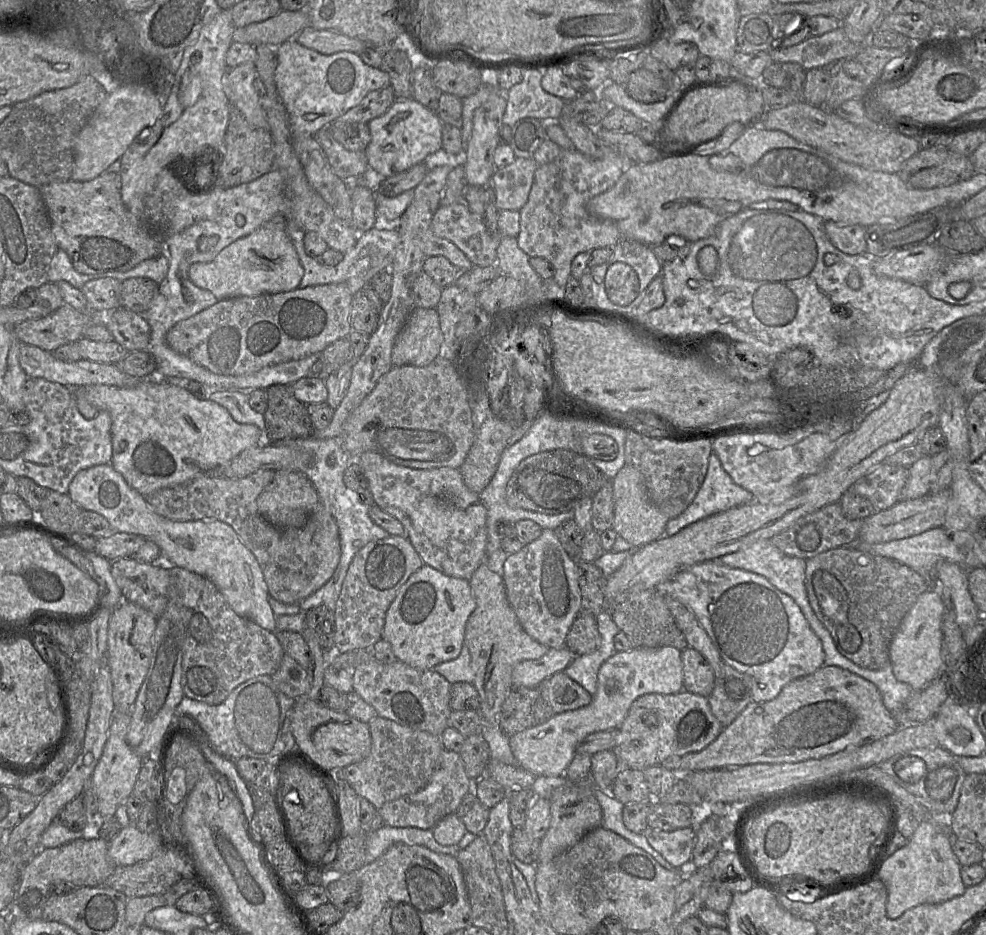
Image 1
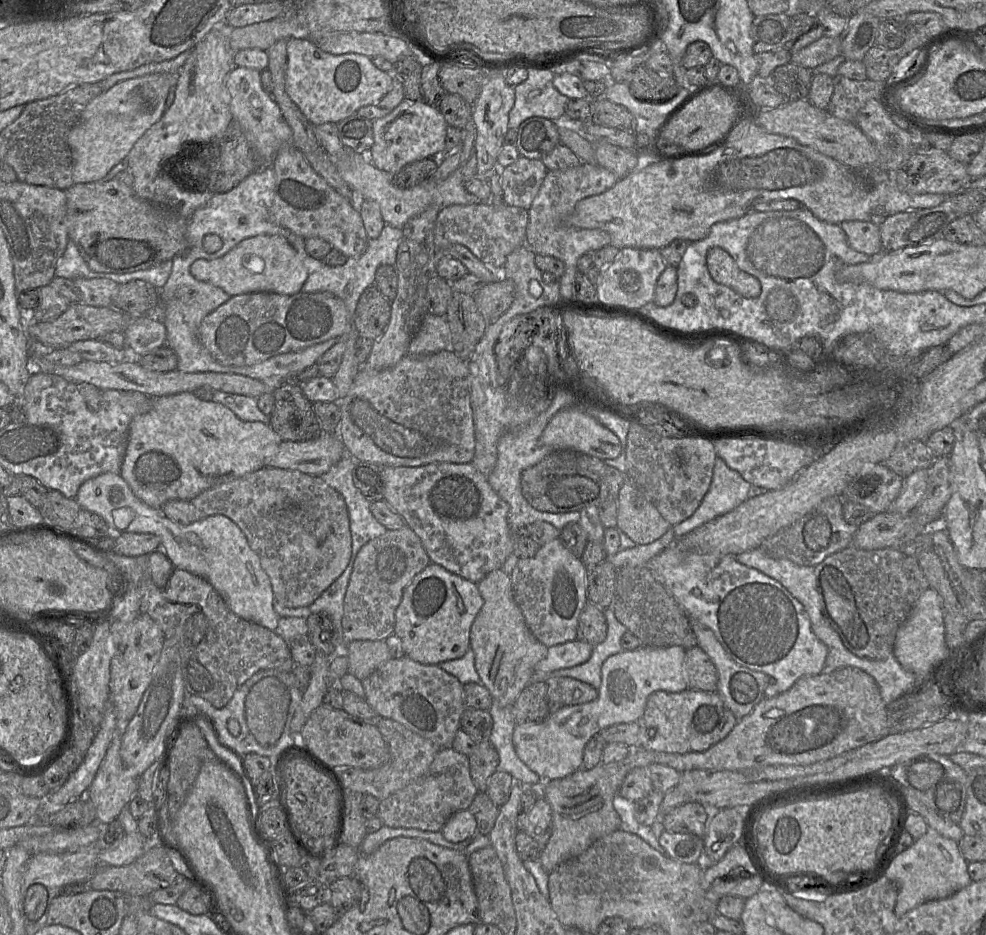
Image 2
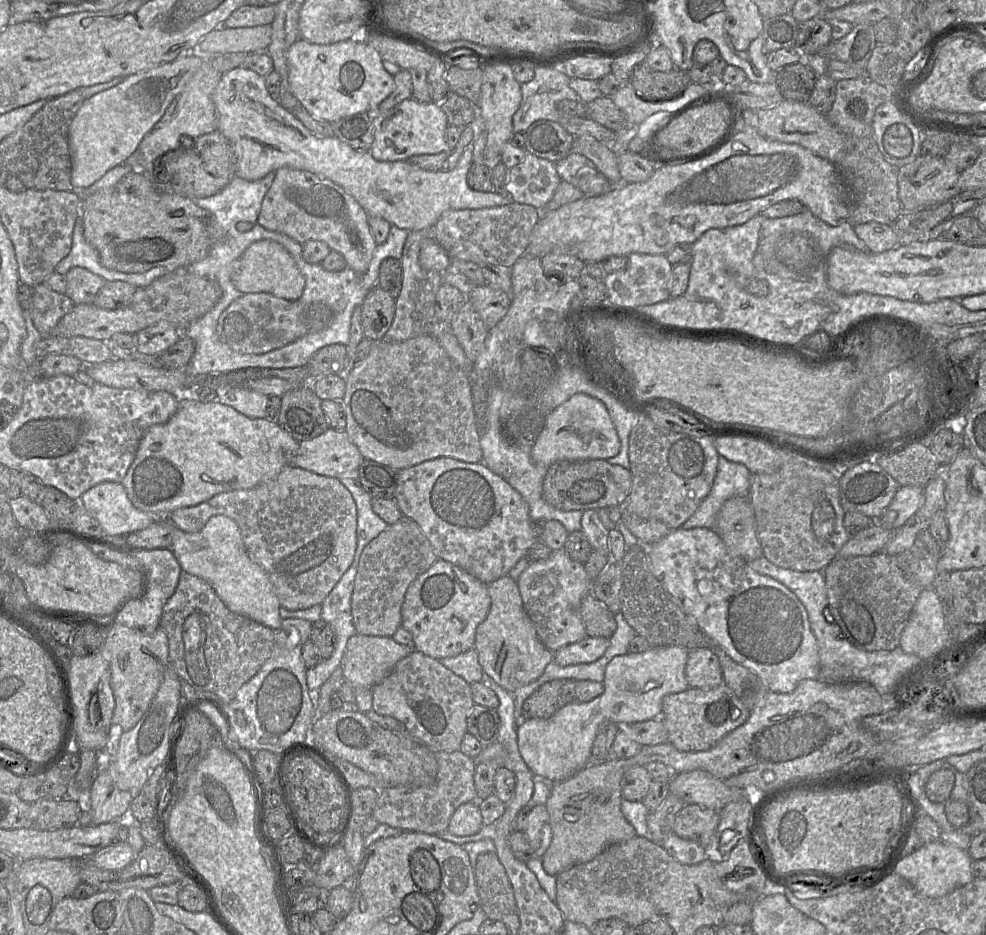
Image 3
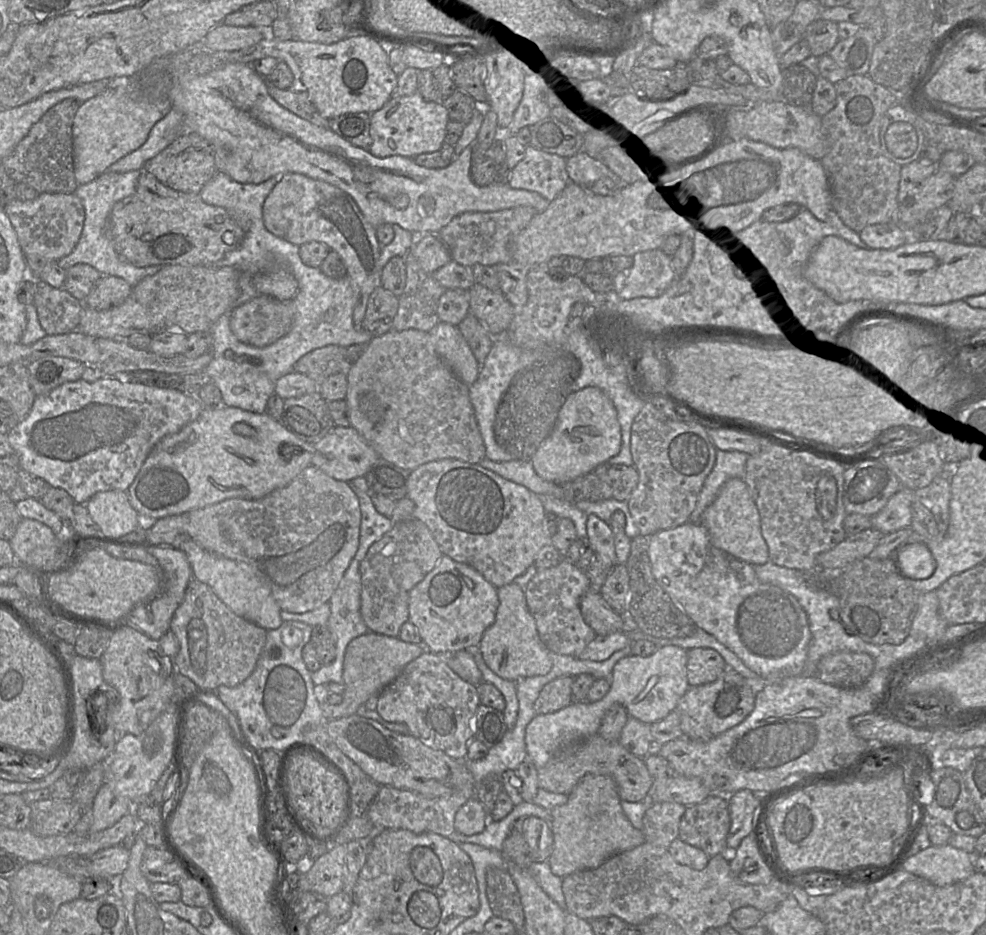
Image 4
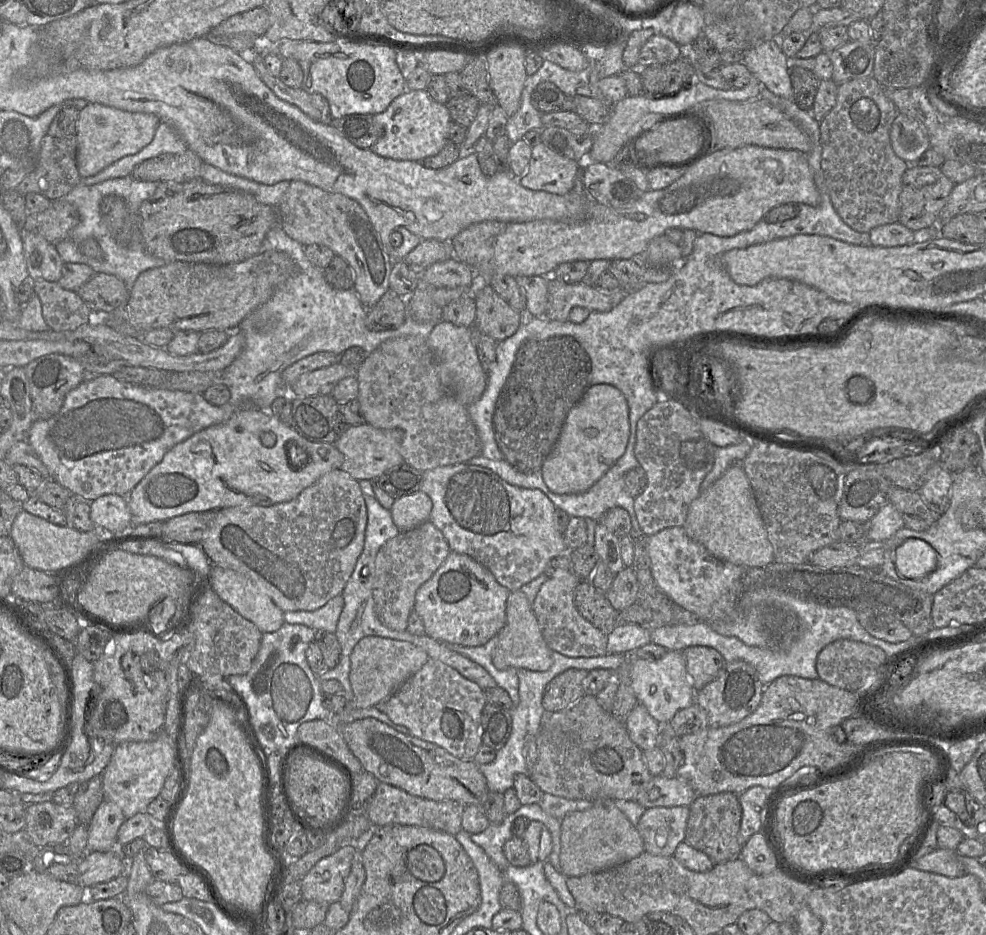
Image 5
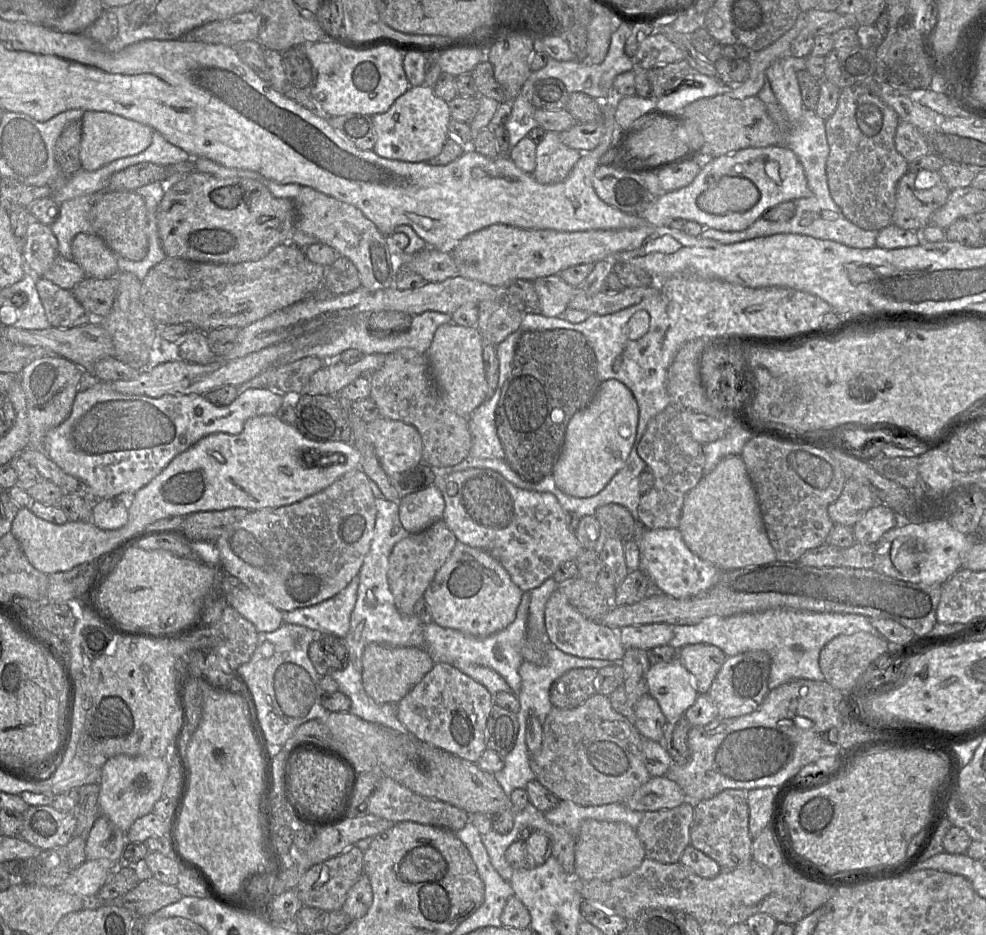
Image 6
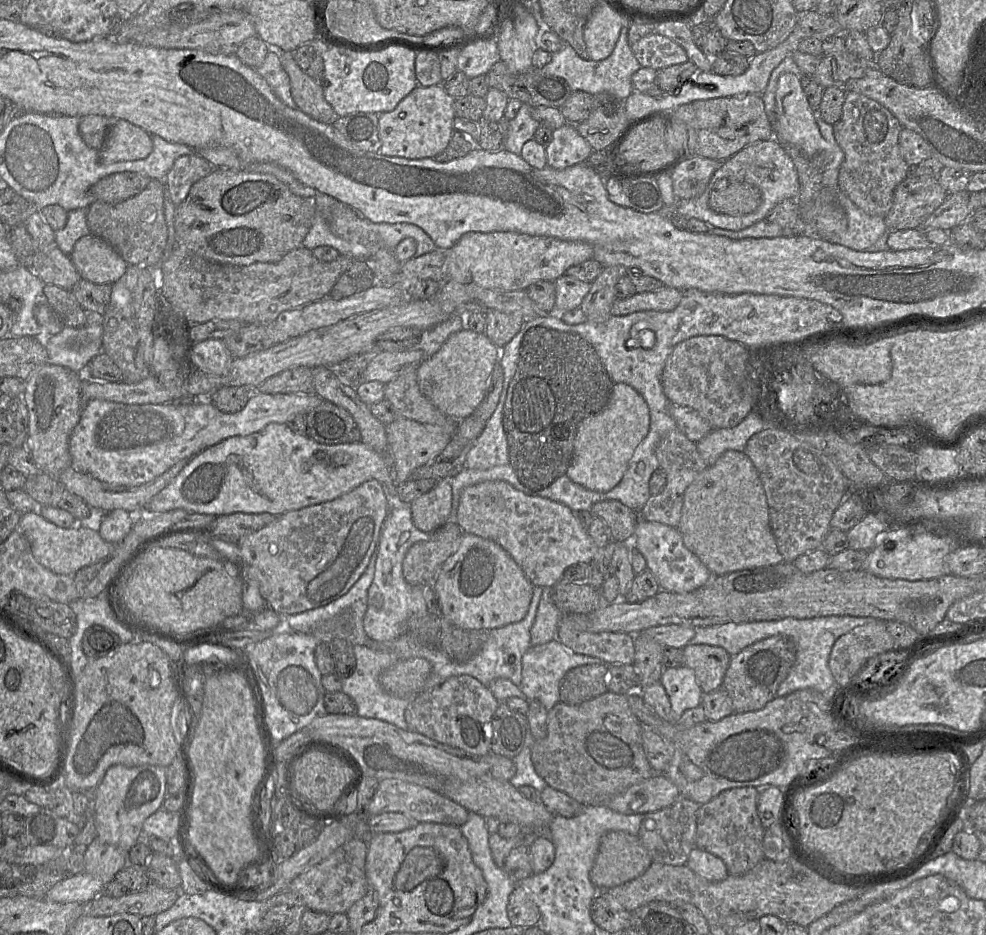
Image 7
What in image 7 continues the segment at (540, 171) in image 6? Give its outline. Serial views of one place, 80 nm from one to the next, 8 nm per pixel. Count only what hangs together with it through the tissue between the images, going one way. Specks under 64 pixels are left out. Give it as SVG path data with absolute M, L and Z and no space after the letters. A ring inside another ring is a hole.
M566 123L552 135L552 141L545 148L547 166L551 168L564 169L585 162L594 151L579 134L576 125Z

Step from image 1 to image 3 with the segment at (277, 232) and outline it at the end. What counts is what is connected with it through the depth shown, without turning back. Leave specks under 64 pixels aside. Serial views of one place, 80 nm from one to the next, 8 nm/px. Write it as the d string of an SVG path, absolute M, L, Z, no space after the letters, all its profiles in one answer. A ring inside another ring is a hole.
M273 240L252 243L236 262L231 280L243 294L269 293L290 301L300 299L305 287L305 277L293 257L284 246Z

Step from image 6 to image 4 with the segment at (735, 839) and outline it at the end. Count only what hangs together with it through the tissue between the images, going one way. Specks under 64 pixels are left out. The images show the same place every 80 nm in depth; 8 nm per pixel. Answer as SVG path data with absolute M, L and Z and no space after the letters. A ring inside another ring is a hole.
M709 796L698 804L686 807L679 825L679 838L710 857L728 857L730 825L728 797Z

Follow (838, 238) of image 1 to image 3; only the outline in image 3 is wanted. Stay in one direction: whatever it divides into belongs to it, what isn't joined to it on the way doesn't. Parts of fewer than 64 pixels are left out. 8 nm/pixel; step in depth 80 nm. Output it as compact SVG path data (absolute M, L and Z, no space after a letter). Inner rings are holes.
M868 222L855 225L853 229L872 253L882 253L899 245L898 235L892 225Z

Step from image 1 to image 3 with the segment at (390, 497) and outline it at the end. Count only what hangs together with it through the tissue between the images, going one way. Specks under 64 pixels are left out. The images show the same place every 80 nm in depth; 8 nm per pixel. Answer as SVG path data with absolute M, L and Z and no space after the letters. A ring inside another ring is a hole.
M436 458L422 462L410 468L398 471L398 484L395 491L394 501L397 503L403 516L415 521L423 533L428 538L434 553L438 559L445 560L467 571L469 574L485 583L486 585L498 580L501 577L508 576L511 569L519 560L526 557L527 551L532 544L539 540L539 525L534 523L529 516L529 505L519 492L517 492L502 477L493 473L484 463L466 463L454 458Z

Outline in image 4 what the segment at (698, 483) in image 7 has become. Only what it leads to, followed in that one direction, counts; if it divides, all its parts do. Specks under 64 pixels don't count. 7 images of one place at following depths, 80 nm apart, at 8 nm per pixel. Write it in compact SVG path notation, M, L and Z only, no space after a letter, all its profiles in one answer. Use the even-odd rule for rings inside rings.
M732 478L722 486L715 500L702 514L700 524L707 529L715 547L736 559L750 565L769 561L768 547L761 534L759 512L743 478Z

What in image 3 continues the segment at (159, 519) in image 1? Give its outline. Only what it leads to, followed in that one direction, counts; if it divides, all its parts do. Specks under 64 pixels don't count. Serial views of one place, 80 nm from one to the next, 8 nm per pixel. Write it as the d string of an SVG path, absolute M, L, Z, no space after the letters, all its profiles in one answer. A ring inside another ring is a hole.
M101 482L82 494L79 500L83 508L100 523L105 535L125 535L130 533L143 530L149 527L155 520L156 517L168 517L168 516L156 516L137 508L129 499L127 492L122 483L117 482ZM225 515L212 516L198 532L184 532L175 528L170 549L179 562L182 571L207 581L230 611L248 617L272 630L281 626L283 620L279 613L281 606L272 583L267 573L248 556L240 529L232 518Z

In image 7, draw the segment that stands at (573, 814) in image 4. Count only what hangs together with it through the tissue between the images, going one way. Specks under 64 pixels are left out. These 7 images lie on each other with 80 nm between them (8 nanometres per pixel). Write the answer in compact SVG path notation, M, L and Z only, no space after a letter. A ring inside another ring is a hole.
M611 831L601 839L590 880L598 890L610 889L641 876L651 864L638 836Z

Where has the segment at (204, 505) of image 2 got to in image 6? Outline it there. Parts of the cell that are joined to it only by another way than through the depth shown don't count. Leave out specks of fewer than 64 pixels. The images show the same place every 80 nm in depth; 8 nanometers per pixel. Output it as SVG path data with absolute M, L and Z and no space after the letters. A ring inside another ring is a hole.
M362 470L347 473L323 491L294 504L253 510L215 541L220 561L232 576L281 612L321 604L344 590L359 574L374 535L377 508L371 480Z

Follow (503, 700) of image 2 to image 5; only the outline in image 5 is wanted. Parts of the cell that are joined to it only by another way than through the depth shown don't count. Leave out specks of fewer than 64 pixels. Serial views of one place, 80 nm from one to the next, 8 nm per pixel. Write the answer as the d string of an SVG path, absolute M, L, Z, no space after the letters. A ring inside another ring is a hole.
M522 590L510 591L506 604L506 624L497 637L499 641L493 652L492 661L499 670L513 667L544 672L553 665L552 650L545 642L531 604Z

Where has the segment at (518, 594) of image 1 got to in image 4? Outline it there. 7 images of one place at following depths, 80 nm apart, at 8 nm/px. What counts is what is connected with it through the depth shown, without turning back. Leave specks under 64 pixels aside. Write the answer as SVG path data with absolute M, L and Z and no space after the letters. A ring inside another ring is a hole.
M563 559L557 566L538 570L524 593L528 608L535 618L541 641L554 654L578 657L596 638L595 631L584 621L580 600L590 588L587 573Z

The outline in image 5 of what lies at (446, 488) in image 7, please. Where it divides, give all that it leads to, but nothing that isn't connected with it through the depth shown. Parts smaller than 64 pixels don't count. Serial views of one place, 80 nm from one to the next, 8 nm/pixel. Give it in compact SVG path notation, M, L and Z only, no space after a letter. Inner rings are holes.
M419 491L395 500L390 511L394 524L401 531L407 531L429 521L432 507L431 498Z

